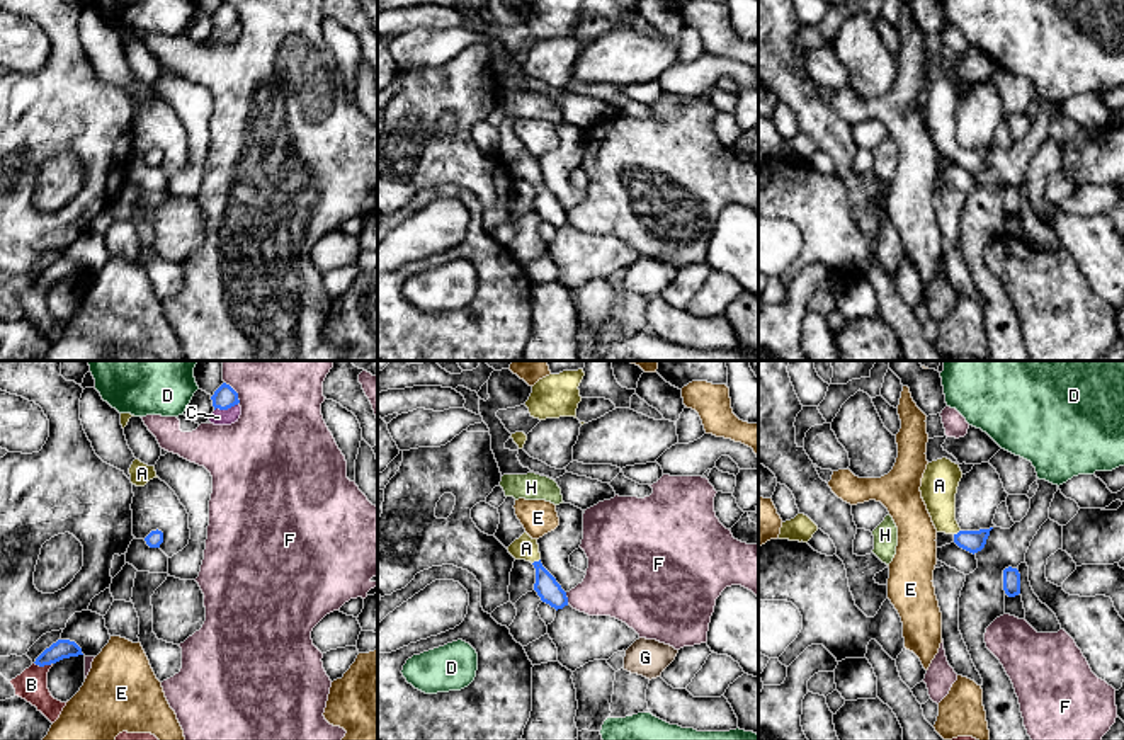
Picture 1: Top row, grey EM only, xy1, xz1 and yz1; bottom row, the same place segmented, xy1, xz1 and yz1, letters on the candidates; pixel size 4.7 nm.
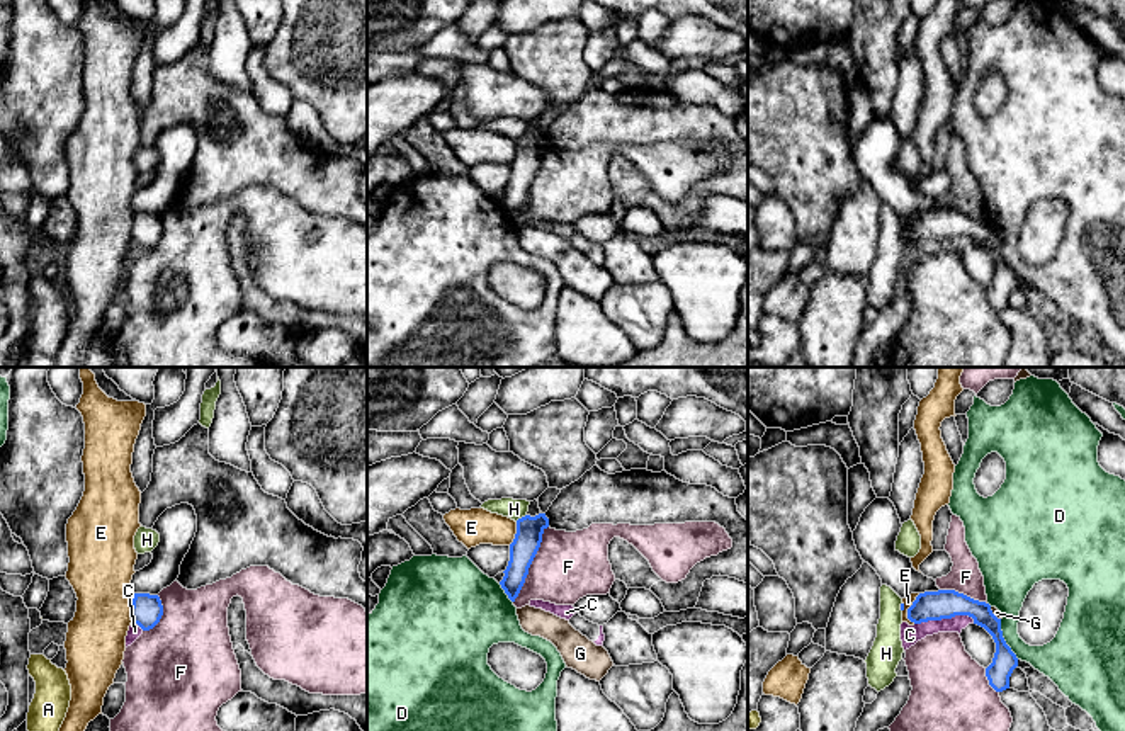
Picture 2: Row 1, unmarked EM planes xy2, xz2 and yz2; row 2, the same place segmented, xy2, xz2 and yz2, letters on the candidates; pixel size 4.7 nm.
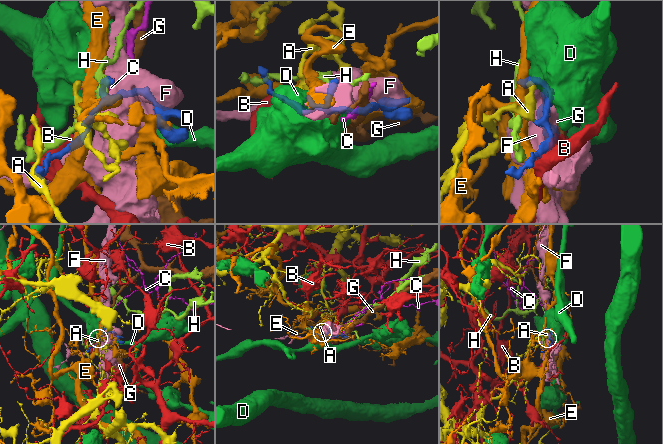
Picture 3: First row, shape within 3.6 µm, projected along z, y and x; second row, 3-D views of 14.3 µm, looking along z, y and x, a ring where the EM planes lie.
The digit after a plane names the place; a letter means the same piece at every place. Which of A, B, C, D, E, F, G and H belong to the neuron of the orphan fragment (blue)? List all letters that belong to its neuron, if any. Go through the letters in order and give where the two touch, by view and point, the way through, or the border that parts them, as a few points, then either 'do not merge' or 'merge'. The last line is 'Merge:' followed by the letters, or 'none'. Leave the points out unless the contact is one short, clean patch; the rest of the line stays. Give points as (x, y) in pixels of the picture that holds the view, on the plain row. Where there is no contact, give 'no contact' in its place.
A: meets blue in xz1 at (536, 181); runs through xz1 (548, 208), (536, 181), (526, 167); merge
B: meets blue in xy1 at (43, 284); do not merge
C: meets blue in yz2 at (944, 237); do not merge
D: meets blue in yz2 at (1003, 259); border along yz2 (1000, 238), (1003, 259), (1018, 277); do not merge
E: meets blue in yz2 at (908, 228); border along yz2 (920, 213), (908, 228), (911, 242); do not merge
F: meets blue in xz2 at (531, 182); do not merge
G: meets blue in yz2 at (993, 233); border along yz2 (989, 226), (1000, 238); do not merge
H: meets blue in xz2 at (522, 136); border along xz2 (525, 133), (515, 140); do not merge
Merge: A

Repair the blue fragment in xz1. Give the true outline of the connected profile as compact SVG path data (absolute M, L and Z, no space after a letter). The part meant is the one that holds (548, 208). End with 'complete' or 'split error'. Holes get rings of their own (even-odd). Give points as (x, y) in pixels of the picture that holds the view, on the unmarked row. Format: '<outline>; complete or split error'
M524 151L507 168L515 179L525 179L534 184L536 187L534 209L537 211L542 221L549 223L556 230L568 225L566 211L541 182L537 158L532 158L527 151Z; split error

